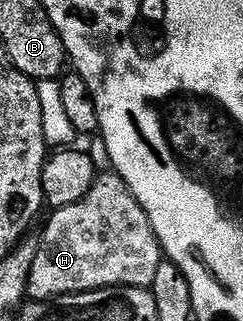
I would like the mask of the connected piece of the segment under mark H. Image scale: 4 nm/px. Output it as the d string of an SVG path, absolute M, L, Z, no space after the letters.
M117 172L95 175L92 186L76 202L49 213L46 225L38 236L36 258L32 258L32 270L28 270L26 296L31 300L50 300L69 292L83 292L93 288L111 288L117 284L127 284L137 288L147 287L156 274L156 266L164 259L164 253L156 234L148 222L148 214L136 202L128 186Z

